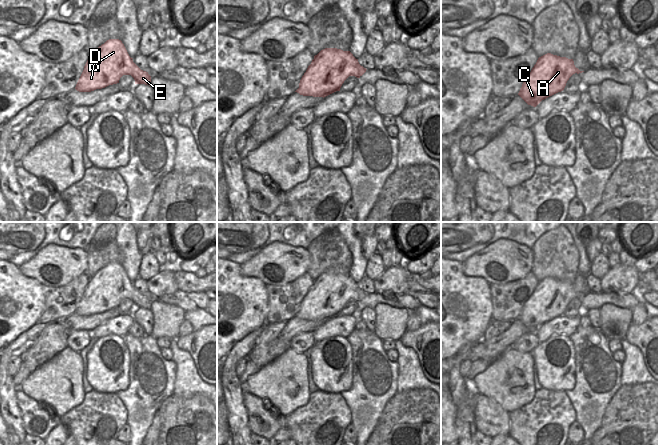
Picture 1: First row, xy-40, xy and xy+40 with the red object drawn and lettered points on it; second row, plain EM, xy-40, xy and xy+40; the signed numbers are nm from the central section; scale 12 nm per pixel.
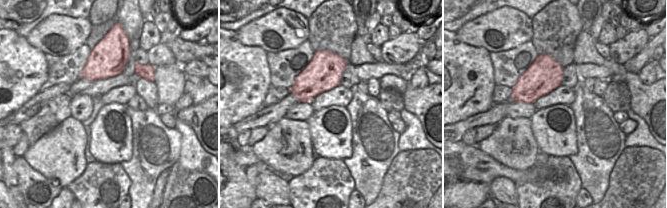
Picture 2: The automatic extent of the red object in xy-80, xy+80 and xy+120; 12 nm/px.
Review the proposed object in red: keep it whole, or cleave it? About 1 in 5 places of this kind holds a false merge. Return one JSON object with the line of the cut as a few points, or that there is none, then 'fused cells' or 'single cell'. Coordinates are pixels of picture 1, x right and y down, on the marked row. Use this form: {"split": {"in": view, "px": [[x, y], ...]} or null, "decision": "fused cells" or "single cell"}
{"split": null, "decision": "single cell"}

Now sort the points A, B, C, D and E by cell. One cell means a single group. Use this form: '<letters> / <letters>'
A B C D E

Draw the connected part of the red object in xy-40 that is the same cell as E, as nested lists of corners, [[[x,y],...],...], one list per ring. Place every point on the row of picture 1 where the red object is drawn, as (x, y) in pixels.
[[[109,39],[90,53],[76,84],[79,92],[91,92],[119,83],[123,75],[131,75],[135,84],[151,85],[151,76],[132,60],[121,40]]]

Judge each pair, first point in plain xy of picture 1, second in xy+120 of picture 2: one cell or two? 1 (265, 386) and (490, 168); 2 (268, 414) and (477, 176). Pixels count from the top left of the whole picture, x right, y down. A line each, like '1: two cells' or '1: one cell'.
1: two cells
2: two cells

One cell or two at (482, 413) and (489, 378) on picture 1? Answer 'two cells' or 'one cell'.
two cells

